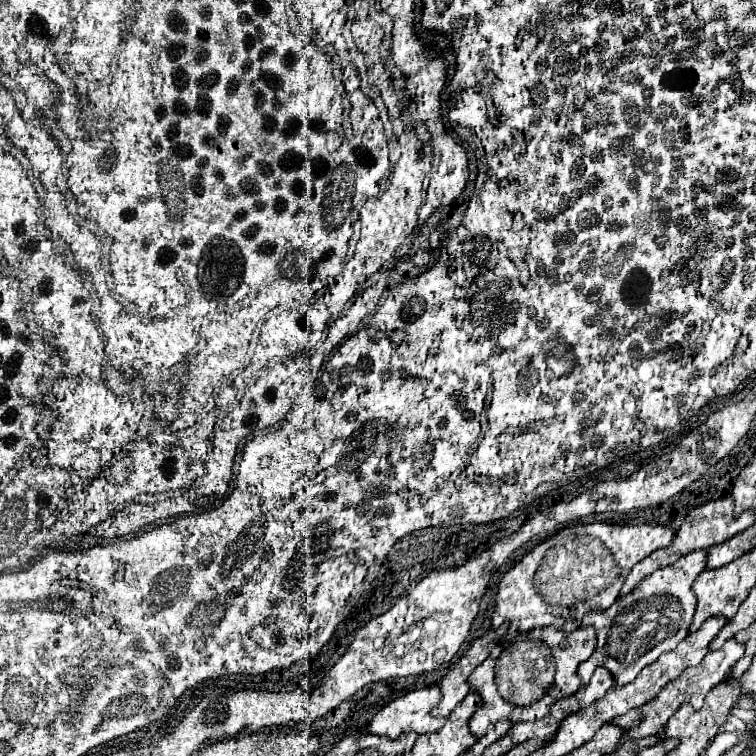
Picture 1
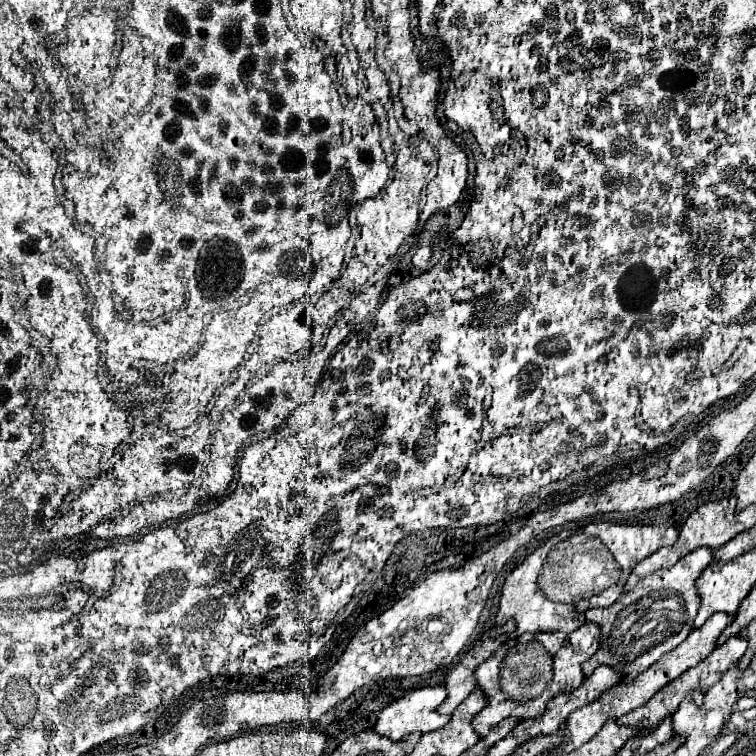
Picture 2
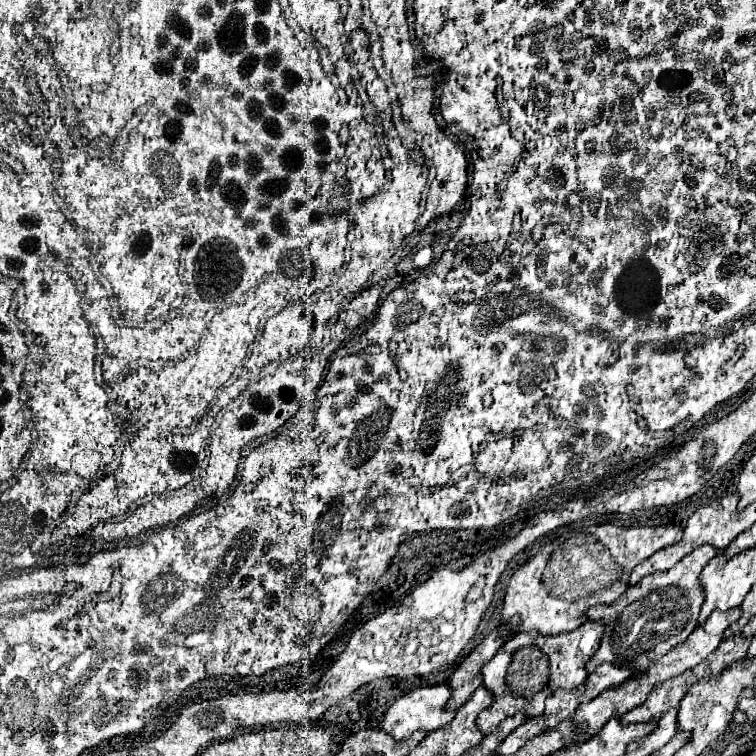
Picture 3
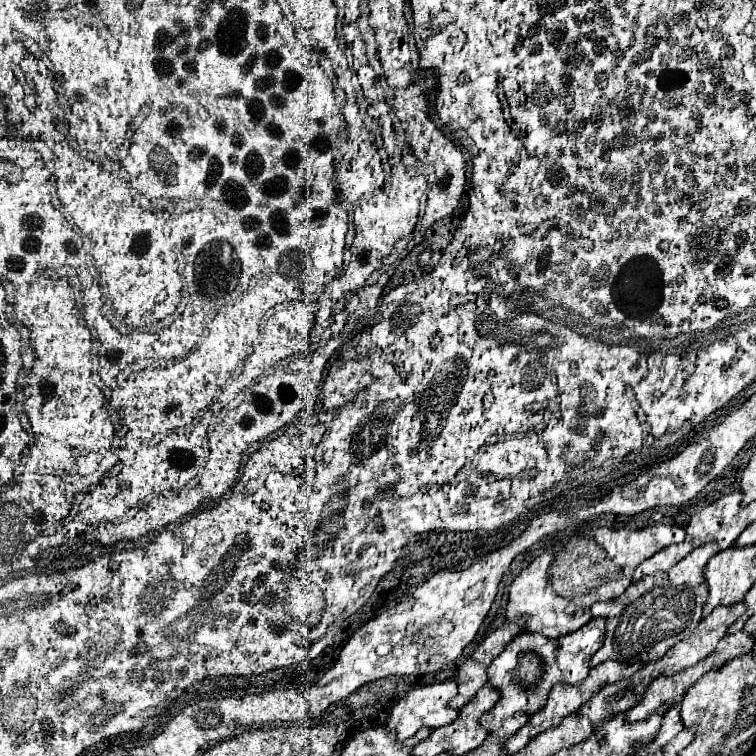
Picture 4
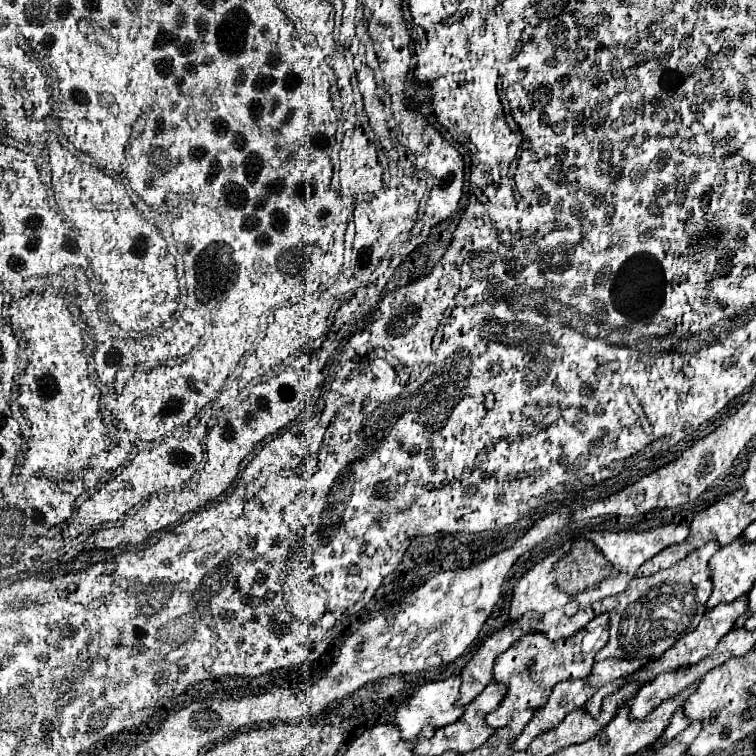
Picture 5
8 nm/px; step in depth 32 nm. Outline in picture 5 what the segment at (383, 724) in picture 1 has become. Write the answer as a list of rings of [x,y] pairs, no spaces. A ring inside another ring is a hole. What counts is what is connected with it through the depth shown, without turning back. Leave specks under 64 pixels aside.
[[[452,674],[448,678],[440,678],[440,680],[422,684],[412,692],[412,696],[408,700],[404,700],[396,708],[390,724],[400,726],[404,740],[414,740],[420,734],[420,730],[428,724],[440,728],[440,726],[448,726],[448,724],[456,722],[464,714],[464,706],[456,704],[458,698],[460,698],[460,674]]]

